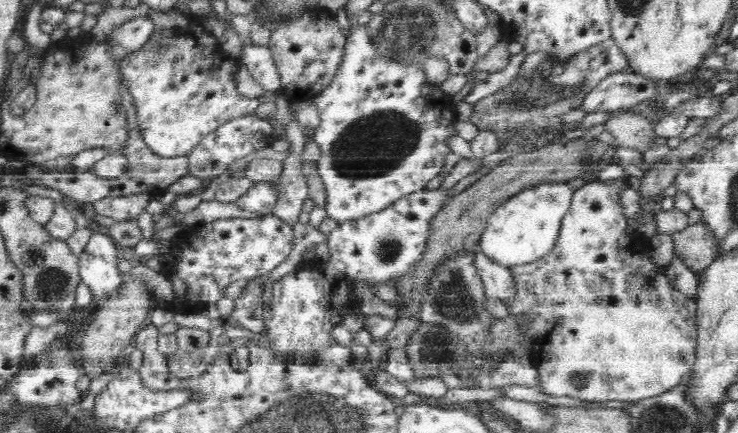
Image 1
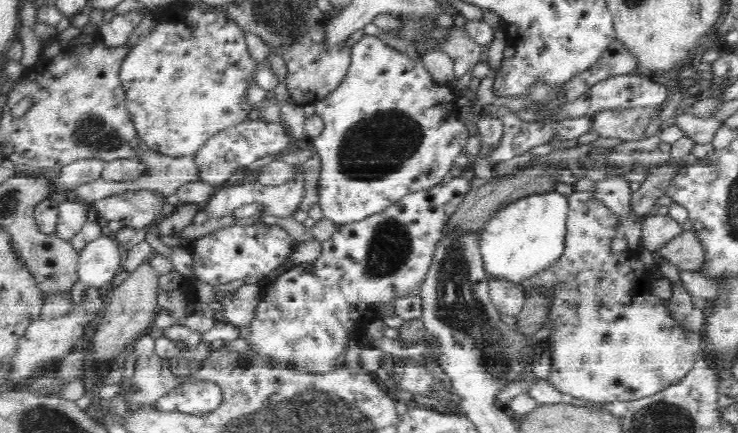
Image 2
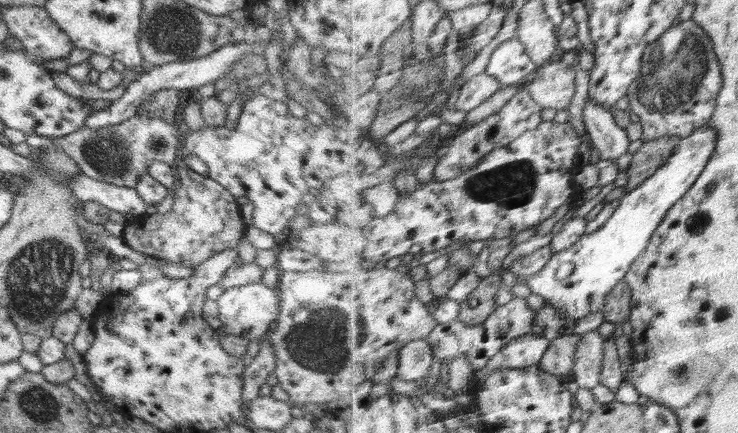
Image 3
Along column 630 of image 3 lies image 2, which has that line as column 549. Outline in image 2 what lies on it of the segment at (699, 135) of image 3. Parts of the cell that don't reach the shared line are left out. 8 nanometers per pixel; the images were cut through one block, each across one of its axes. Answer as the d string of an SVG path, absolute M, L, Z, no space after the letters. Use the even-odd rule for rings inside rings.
M554 191L509 203L481 230L480 250L489 279L520 288L559 263L566 248L568 205L566 196Z

